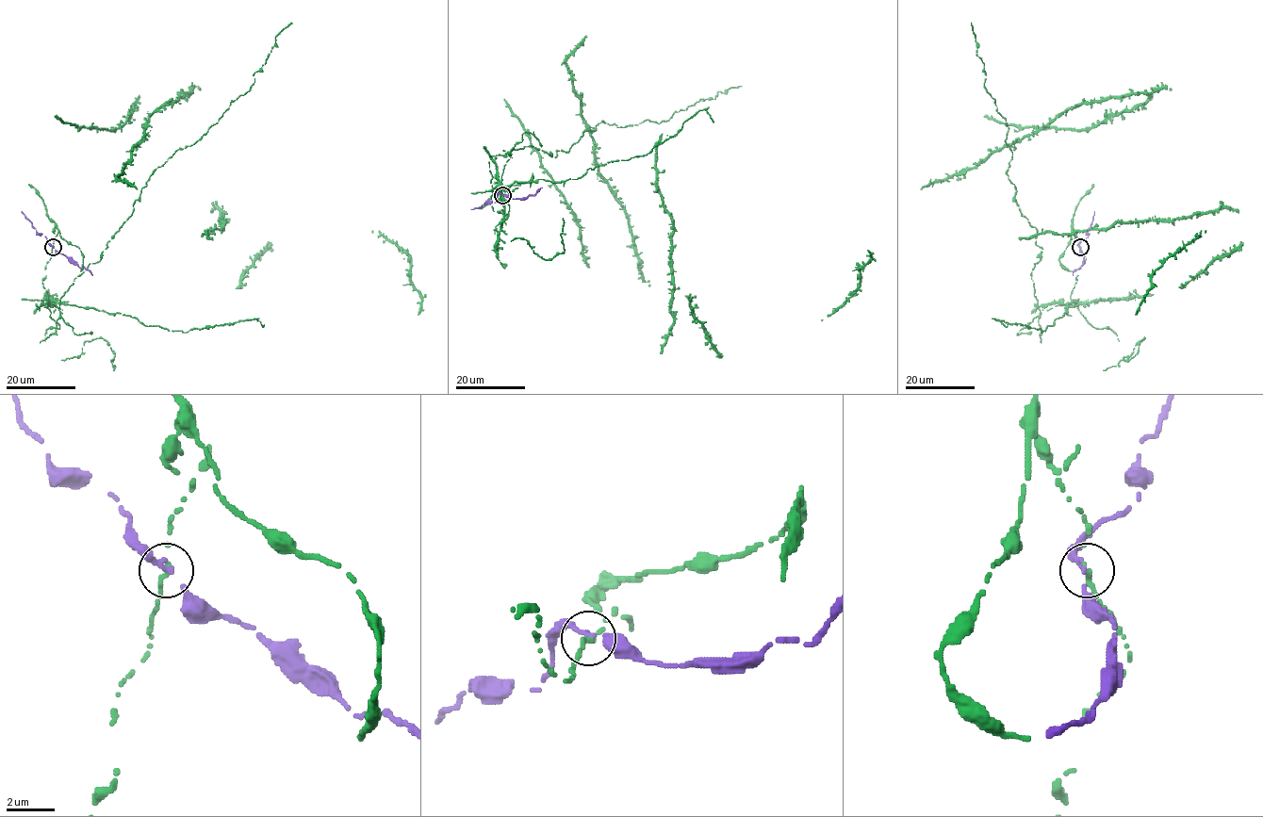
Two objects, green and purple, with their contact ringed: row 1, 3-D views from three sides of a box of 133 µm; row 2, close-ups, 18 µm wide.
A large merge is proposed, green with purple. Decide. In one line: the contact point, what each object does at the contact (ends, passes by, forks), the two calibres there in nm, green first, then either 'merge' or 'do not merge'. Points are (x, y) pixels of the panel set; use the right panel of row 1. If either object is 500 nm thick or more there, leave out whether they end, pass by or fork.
at (1080, 247); green ends there; purple passes by; 240 nm thick on the green side, 180 nm on the other; do not merge

